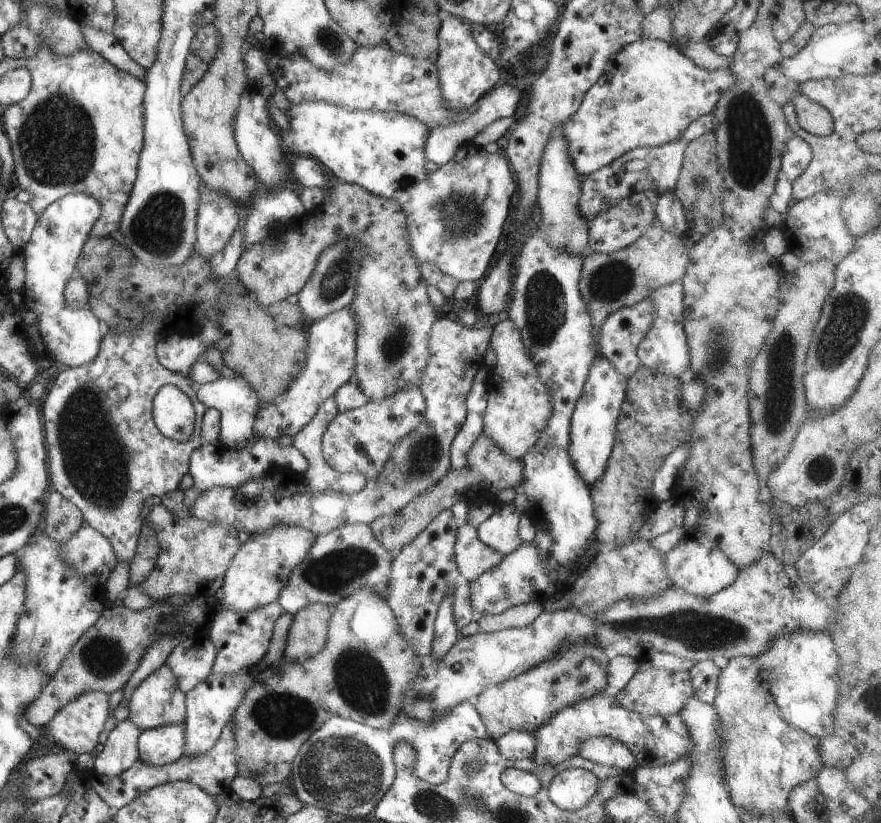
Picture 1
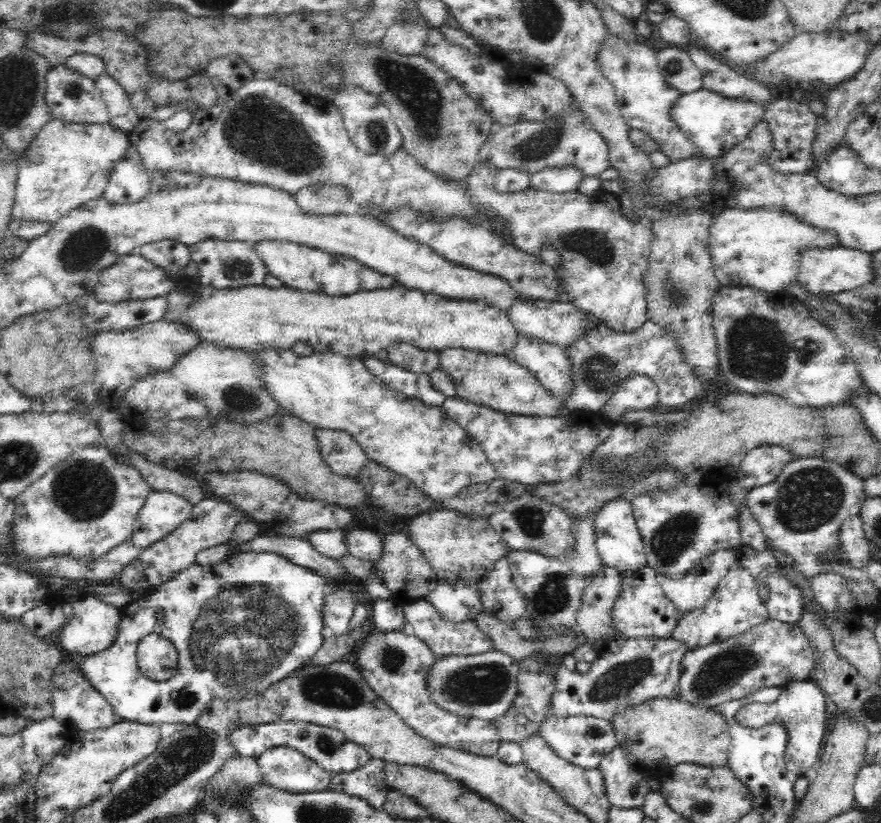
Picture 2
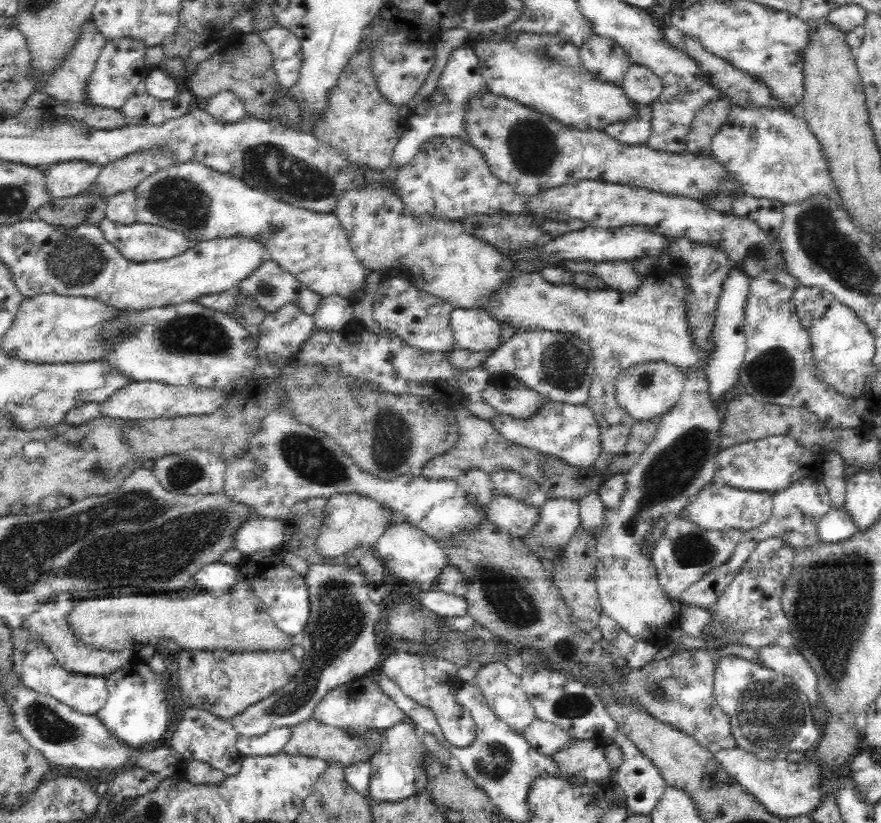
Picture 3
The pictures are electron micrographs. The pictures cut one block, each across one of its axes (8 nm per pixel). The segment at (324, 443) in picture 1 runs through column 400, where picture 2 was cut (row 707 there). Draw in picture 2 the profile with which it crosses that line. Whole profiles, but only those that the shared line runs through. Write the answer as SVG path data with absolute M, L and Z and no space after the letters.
M373 622L367 635L362 638L362 647L356 652L354 664L378 698L384 700L418 737L424 737L436 746L494 757L501 740L493 721L456 716L440 709L428 697L424 678L434 658L432 649L413 632L378 632Z

